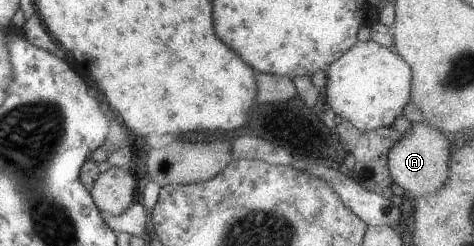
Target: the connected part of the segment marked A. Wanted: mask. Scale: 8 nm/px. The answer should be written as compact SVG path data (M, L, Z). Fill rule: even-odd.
M412 122L400 140L392 145L387 157L387 167L391 182L404 190L405 196L416 198L442 187L448 176L449 153L455 139L449 135L432 129L426 122Z

